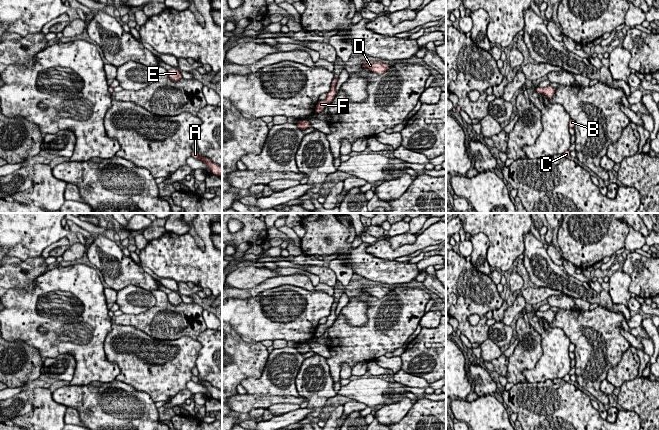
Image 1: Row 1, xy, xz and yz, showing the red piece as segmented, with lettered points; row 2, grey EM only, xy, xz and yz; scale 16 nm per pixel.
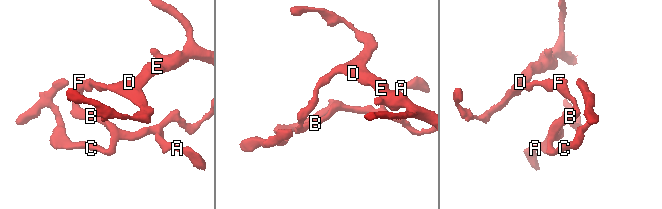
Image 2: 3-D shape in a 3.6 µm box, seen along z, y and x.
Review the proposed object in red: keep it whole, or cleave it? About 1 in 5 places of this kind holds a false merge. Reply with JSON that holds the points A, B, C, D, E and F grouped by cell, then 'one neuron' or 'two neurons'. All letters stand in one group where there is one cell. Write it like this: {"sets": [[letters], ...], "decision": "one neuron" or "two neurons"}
{"sets": [["A", "B", "C", "D", "E", "F"]], "decision": "one neuron"}

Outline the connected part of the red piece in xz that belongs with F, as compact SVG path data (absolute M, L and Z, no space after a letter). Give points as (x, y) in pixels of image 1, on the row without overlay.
M334 301L331 307L331 313L327 317L327 321L325 324L318 325L316 328L315 336L318 338L319 336L323 335L326 332L326 329L331 327L336 320L335 310L337 307L338 301Z

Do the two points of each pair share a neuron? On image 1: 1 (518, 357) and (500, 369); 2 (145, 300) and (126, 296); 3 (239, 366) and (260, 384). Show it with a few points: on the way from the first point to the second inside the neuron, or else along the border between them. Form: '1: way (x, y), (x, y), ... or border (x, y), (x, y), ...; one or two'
1: border (509, 358), (505, 376); two
2: way (140, 300), (131, 300); one
3: border (267, 359), (259, 377), (246, 377), (240, 383); two

